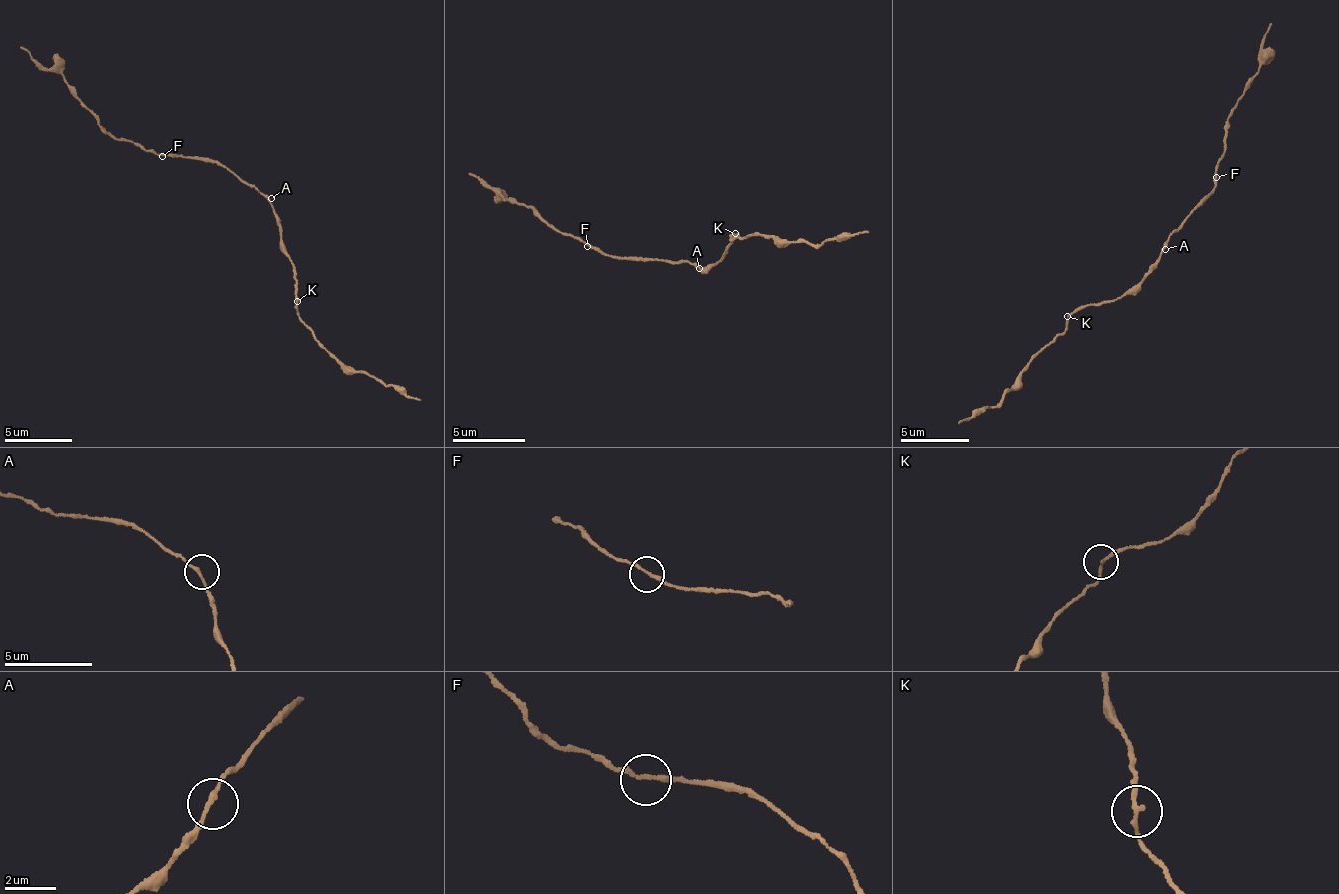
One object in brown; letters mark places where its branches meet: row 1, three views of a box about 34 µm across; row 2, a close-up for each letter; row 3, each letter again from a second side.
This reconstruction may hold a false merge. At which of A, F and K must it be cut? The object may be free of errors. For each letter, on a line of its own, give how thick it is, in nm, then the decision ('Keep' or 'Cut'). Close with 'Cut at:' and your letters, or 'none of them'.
A: Thickness 170 nm. Keep
F: Thickness 170 nm. Keep
K: Thickness 170 nm. Keep
Cut at: none of them

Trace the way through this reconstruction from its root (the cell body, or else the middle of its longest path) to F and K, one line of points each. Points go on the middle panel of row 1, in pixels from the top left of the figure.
F: (695, 264), (628, 256), (624, 259), (601, 254), (587, 246)
K: (695, 264), (699, 271), (722, 258), (722, 252), (731, 243), (734, 233)

